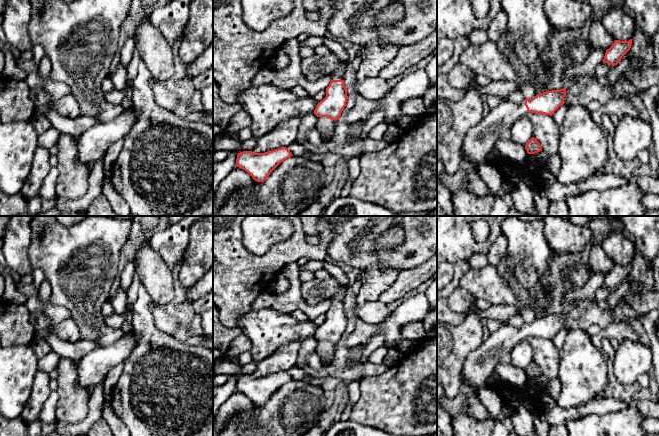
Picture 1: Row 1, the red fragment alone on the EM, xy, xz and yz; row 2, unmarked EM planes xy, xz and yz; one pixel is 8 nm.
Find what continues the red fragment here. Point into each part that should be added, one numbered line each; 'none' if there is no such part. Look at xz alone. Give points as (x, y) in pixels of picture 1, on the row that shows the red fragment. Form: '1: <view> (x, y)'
1: xz (314, 67)

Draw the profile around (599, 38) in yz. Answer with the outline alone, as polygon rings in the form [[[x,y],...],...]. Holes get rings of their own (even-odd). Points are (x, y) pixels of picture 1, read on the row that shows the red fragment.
[[[595,17],[589,23],[589,43],[593,49],[609,49],[615,39],[606,30],[599,17]]]

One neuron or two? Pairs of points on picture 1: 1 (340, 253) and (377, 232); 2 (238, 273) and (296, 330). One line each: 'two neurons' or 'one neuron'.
1: one neuron
2: two neurons

